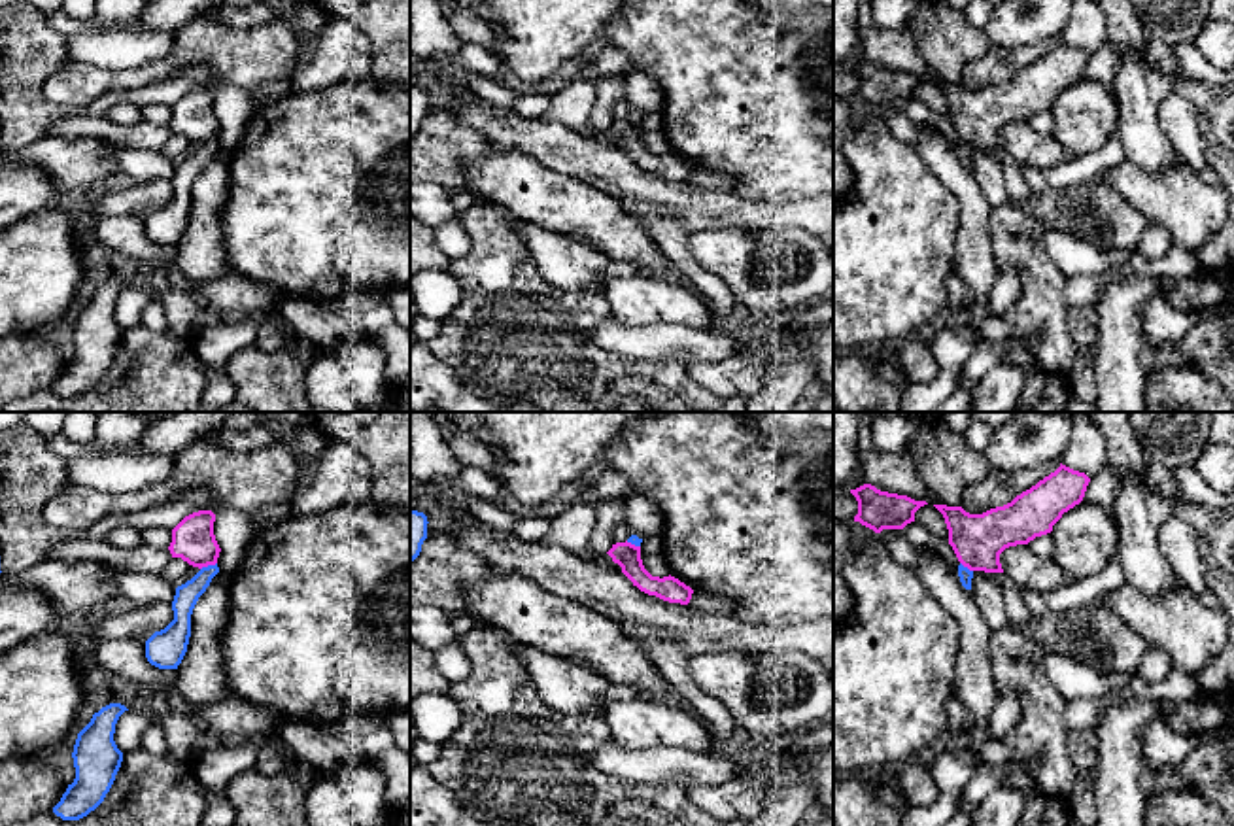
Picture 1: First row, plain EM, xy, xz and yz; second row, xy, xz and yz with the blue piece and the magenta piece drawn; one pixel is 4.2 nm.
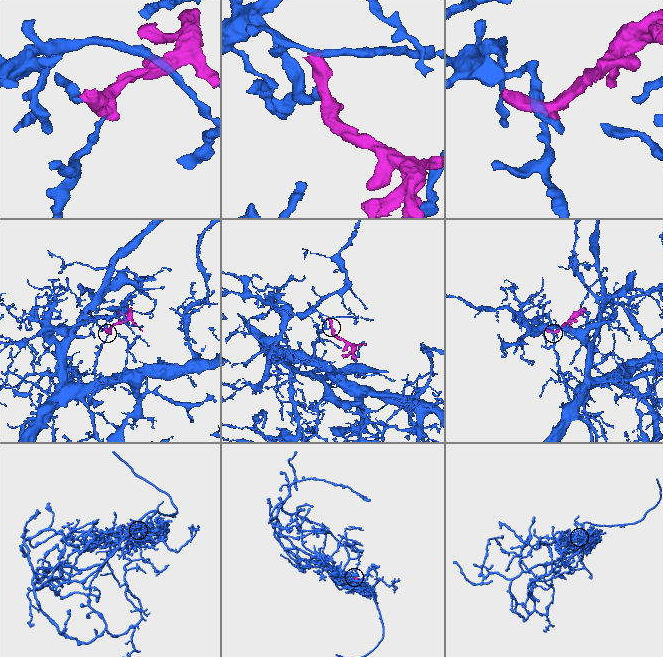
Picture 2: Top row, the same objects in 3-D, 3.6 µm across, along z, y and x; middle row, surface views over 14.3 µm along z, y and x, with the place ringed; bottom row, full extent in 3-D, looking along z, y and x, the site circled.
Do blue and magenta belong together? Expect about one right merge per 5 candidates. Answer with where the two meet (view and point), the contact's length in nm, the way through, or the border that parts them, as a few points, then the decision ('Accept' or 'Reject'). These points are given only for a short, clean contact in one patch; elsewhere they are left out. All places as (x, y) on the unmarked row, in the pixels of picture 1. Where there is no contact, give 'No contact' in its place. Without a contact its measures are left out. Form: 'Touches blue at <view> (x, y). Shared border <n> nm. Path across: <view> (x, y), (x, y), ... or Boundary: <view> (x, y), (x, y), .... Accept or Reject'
Touches blue at xy (208, 142). Shared border 80 nm. Boundary: xy (216, 138), (201, 146). Reject

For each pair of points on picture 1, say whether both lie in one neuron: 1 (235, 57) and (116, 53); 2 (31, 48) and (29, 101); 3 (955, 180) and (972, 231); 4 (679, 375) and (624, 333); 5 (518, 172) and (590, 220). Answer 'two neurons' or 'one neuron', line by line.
1: two neurons
2: one neuron
3: one neuron
4: two neurons
5: one neuron

